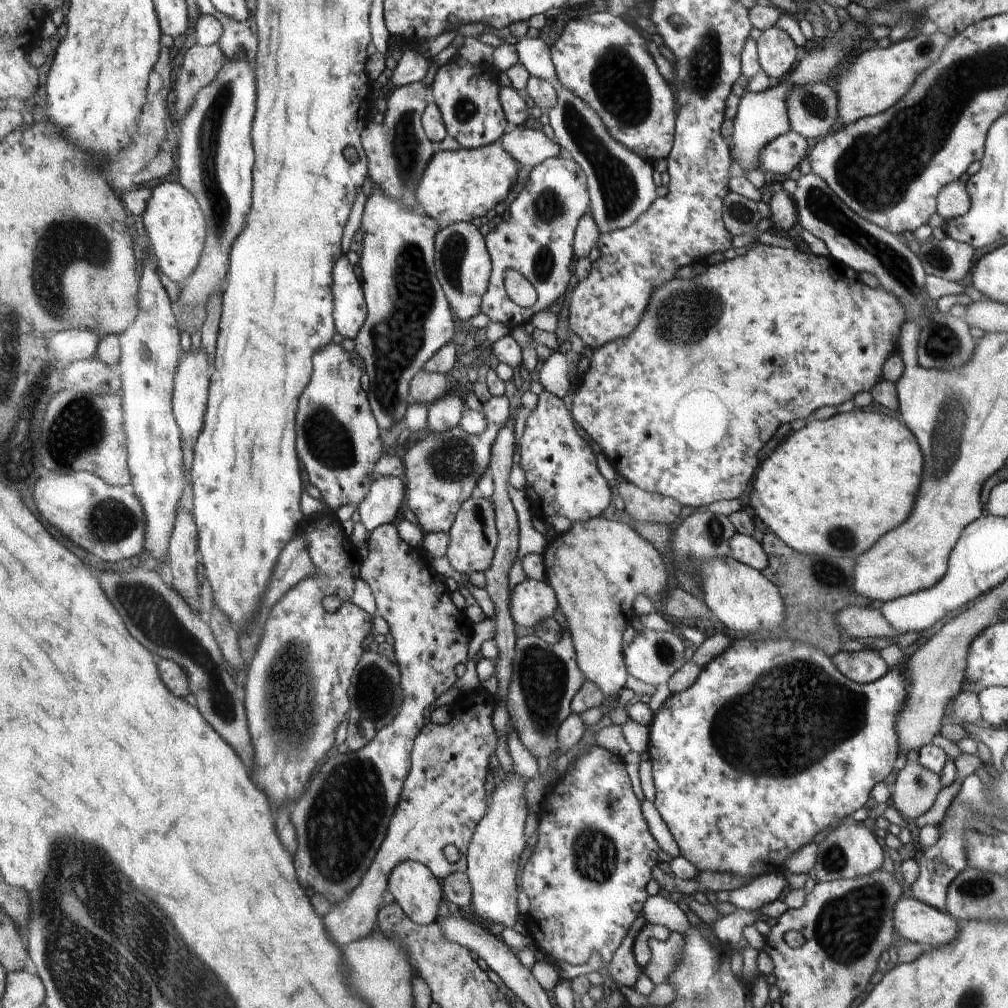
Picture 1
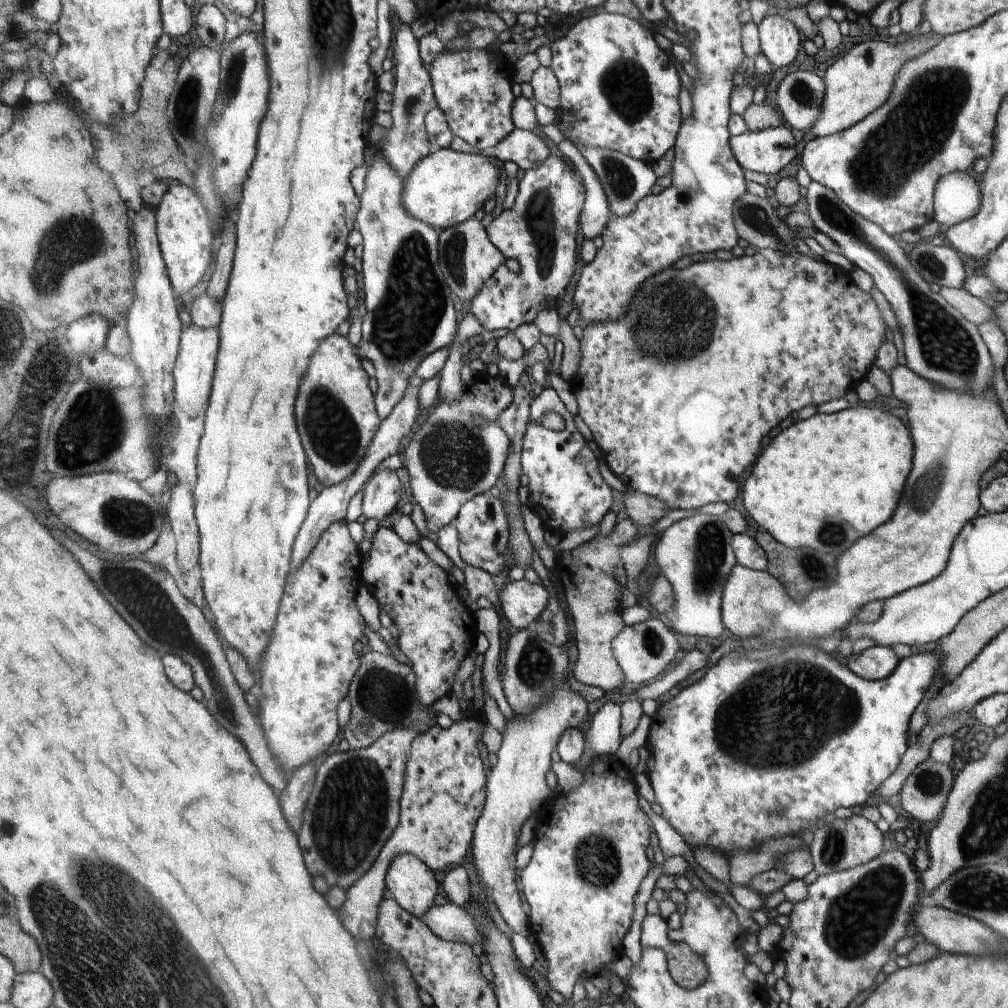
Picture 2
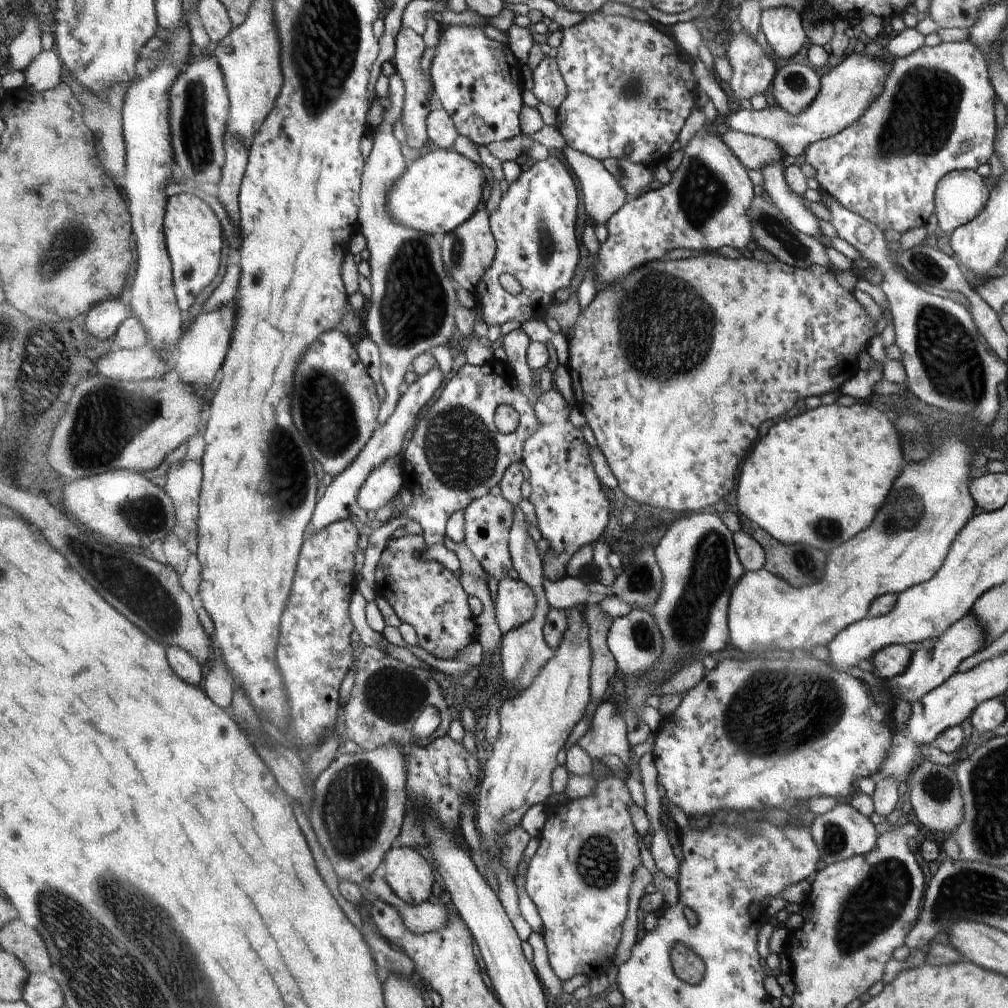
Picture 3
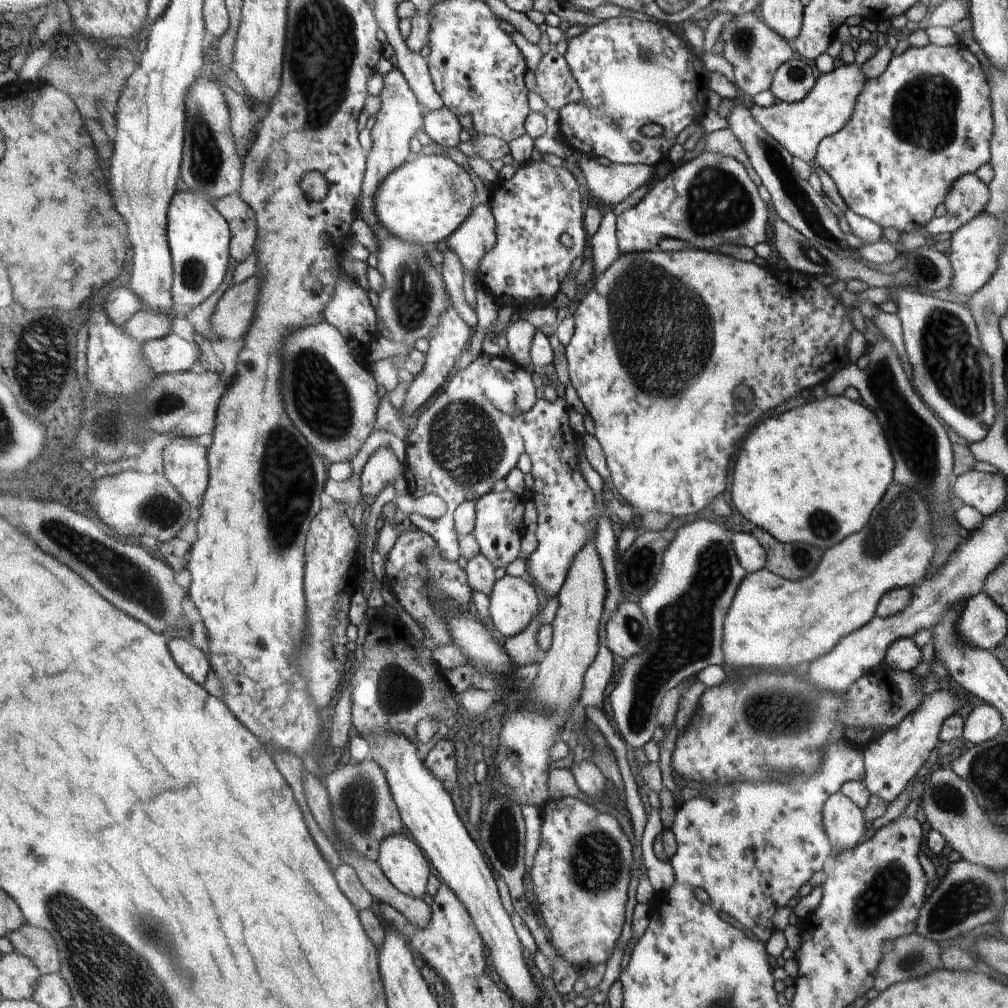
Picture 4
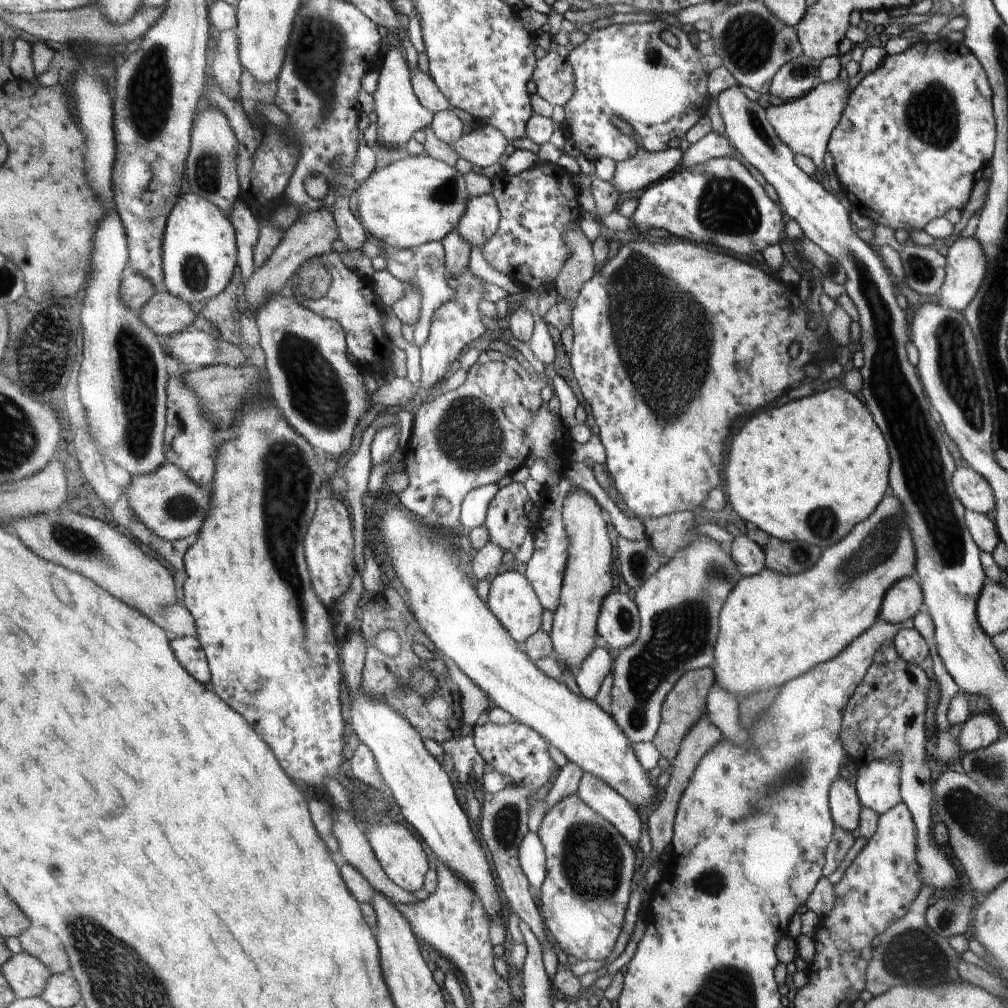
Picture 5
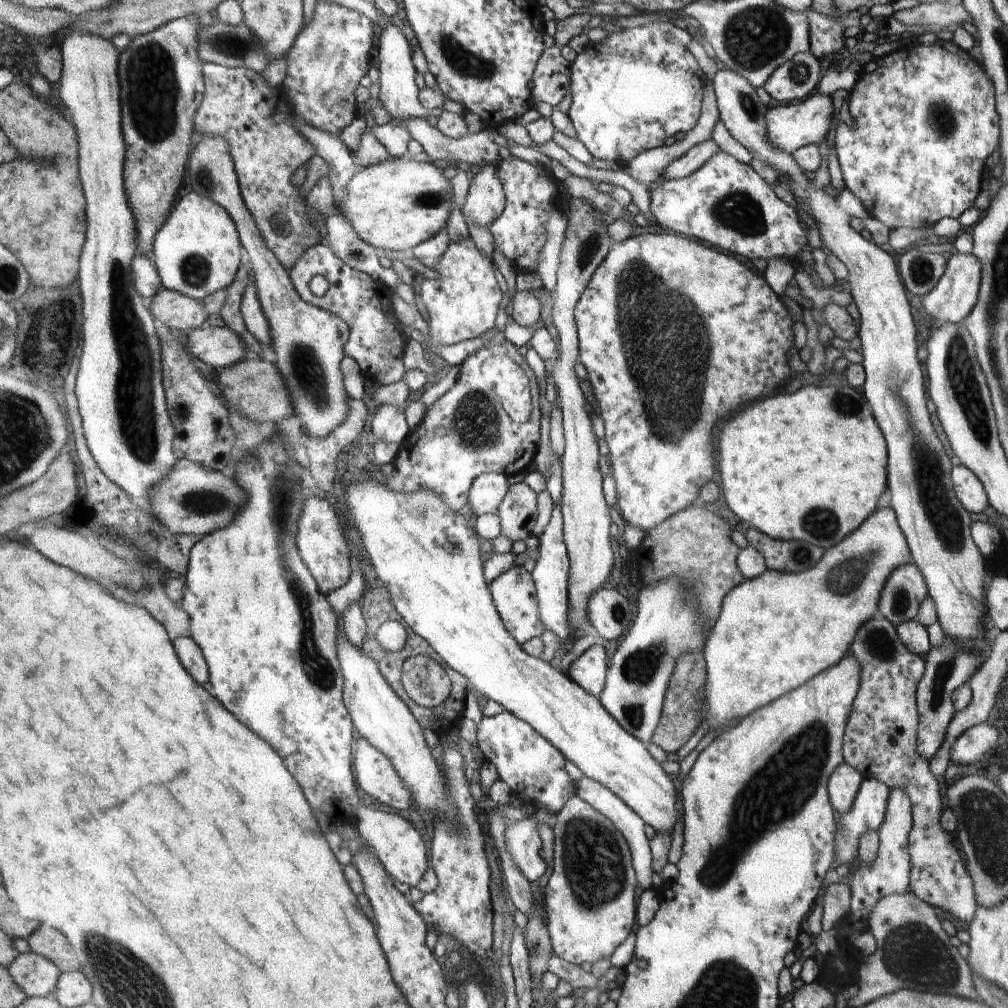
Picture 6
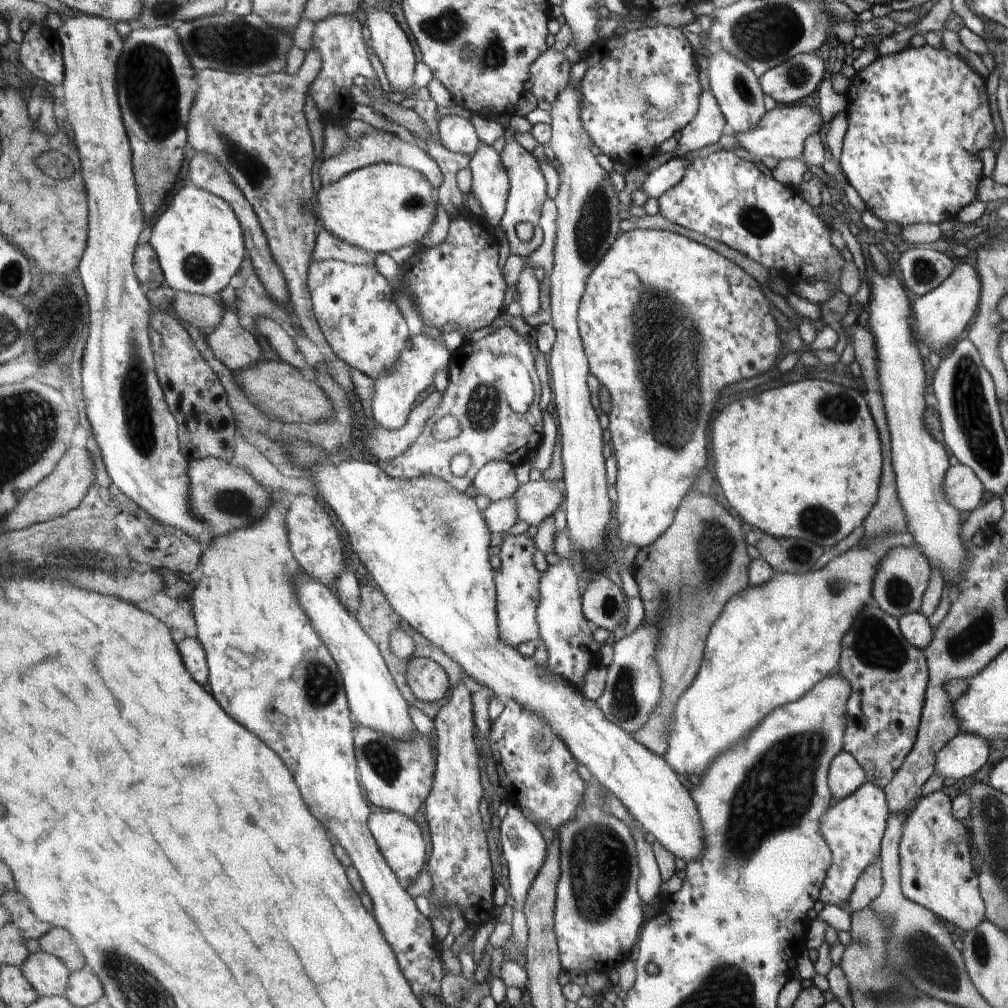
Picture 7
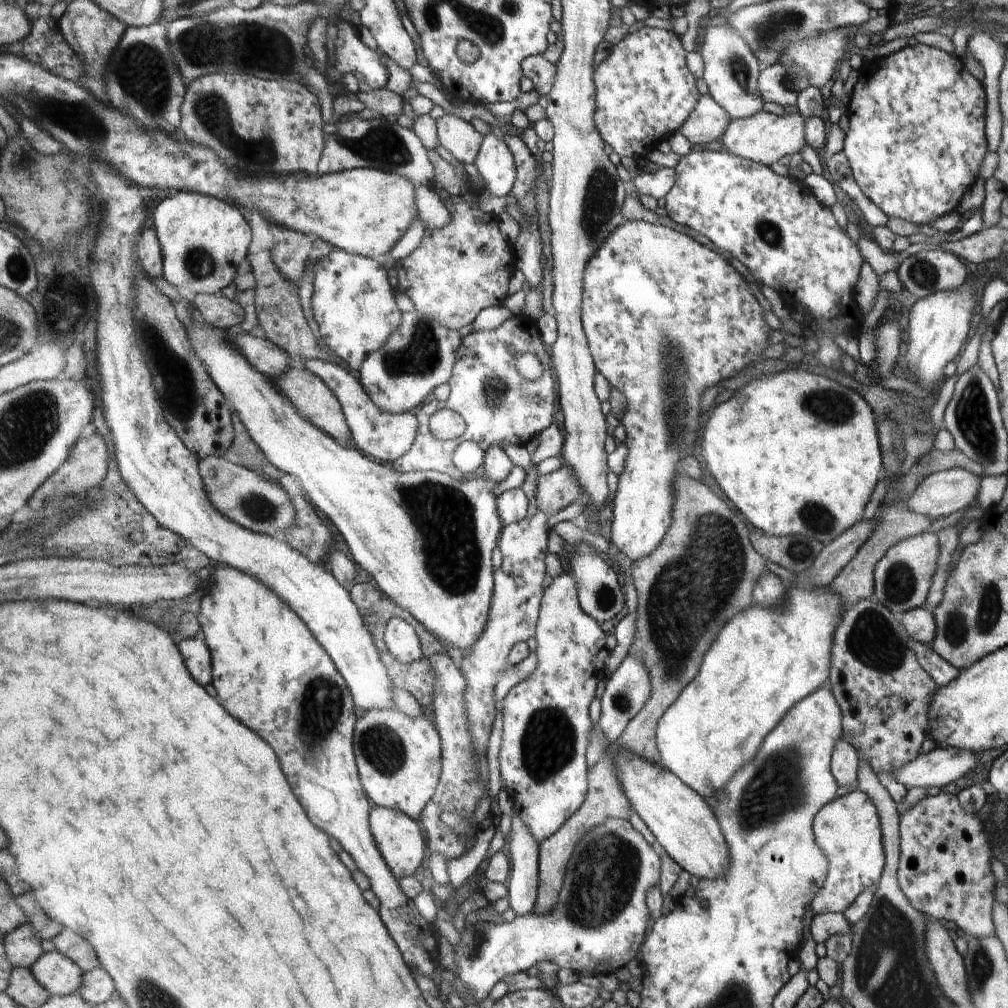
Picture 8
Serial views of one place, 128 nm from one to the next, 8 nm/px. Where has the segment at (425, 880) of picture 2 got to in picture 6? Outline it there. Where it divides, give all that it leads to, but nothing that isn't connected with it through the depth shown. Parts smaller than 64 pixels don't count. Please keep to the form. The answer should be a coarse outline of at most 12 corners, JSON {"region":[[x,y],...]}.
{"region":[[356,808],[360,838],[394,880],[416,886],[426,846],[397,813]]}

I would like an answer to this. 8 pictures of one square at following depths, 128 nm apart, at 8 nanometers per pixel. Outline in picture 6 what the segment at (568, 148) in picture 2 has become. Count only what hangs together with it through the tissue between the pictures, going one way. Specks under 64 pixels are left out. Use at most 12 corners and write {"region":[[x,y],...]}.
{"region":[[704,86],[703,114],[695,128],[671,146],[632,158],[623,171],[653,187],[666,168],[692,146],[715,137],[718,99]]}

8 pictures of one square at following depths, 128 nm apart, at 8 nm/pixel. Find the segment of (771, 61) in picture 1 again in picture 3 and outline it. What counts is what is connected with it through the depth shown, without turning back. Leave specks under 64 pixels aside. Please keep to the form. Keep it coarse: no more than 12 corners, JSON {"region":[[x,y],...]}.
{"region":[[786,6],[761,12],[760,28],[778,58],[806,42],[802,15]]}

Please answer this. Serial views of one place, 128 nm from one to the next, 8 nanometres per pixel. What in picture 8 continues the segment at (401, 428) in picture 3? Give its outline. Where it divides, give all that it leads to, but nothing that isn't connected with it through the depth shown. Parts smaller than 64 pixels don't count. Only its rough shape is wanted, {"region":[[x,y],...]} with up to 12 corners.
{"region":[[428,151],[452,222],[396,262],[448,330],[502,306],[514,254],[463,164]]}

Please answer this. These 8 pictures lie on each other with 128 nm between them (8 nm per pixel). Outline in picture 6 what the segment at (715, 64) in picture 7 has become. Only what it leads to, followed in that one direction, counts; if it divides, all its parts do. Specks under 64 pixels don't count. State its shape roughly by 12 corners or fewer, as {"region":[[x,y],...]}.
{"region":[[744,75],[719,120],[778,173],[848,269],[887,488],[944,636],[980,654],[992,574],[926,410],[918,332],[888,249],[768,135]]}

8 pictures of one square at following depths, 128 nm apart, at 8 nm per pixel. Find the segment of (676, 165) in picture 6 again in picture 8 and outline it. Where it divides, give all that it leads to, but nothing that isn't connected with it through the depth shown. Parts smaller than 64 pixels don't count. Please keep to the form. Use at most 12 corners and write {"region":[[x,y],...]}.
{"region":[[675,170],[639,171],[630,184],[638,197],[664,198],[676,184]]}

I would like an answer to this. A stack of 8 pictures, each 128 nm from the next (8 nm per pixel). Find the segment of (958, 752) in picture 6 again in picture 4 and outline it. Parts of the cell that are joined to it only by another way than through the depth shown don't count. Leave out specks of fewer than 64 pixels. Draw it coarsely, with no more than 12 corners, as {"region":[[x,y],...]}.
{"region":[[980,704],[965,719],[962,739],[980,744],[1002,730],[992,704]]}

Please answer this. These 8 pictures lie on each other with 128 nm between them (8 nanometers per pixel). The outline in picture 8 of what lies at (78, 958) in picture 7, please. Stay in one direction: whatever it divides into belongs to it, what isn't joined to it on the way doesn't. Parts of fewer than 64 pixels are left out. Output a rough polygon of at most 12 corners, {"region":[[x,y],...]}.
{"region":[[65,927],[56,951],[84,972],[101,966],[98,950],[79,931]]}

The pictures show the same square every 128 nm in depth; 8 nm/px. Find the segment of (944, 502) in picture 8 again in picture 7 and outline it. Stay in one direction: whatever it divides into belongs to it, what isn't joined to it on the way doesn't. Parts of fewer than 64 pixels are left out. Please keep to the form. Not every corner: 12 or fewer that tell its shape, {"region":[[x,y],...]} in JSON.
{"region":[[951,466],[948,503],[965,516],[982,506],[984,485],[972,467]]}

